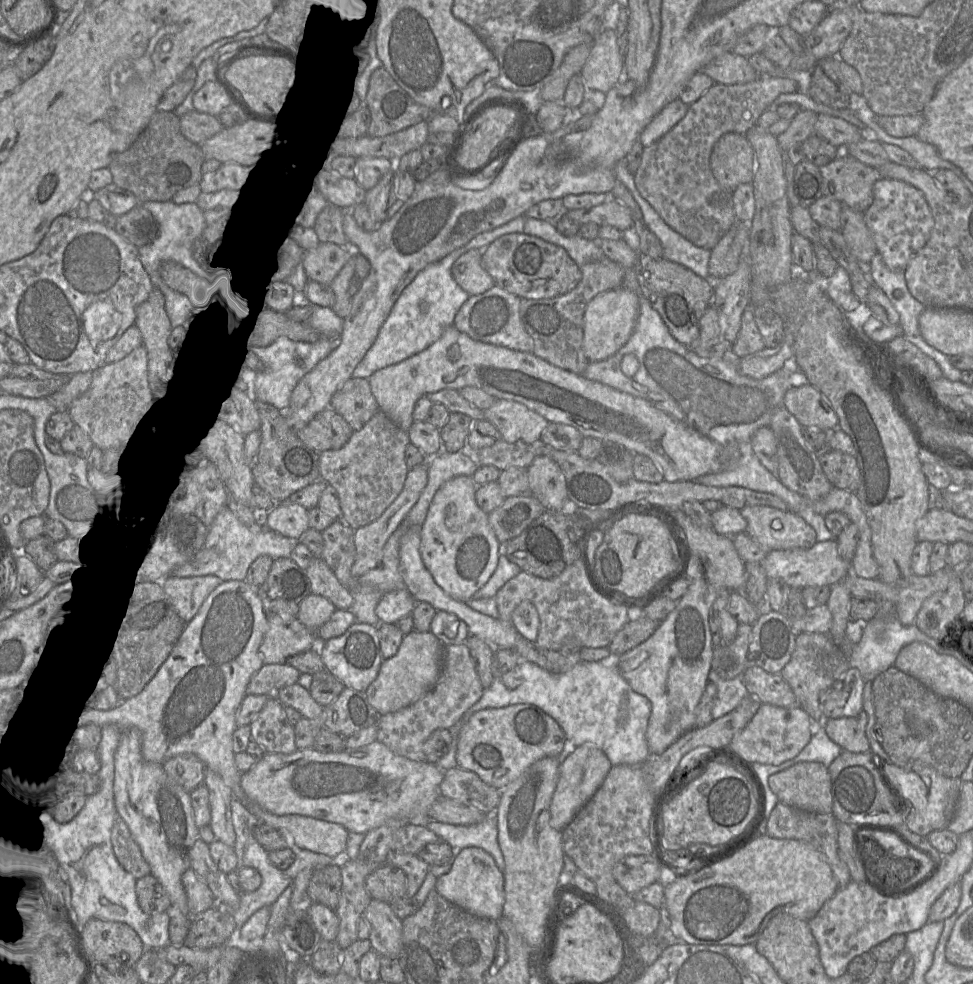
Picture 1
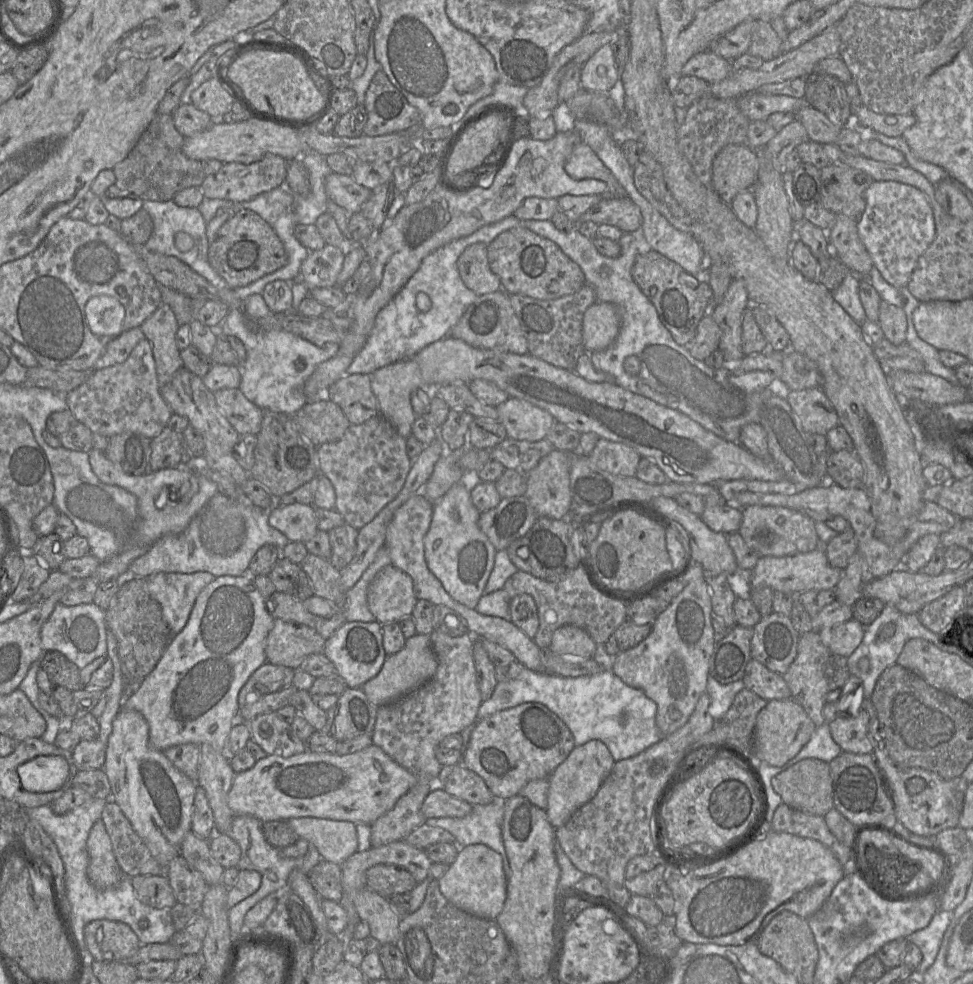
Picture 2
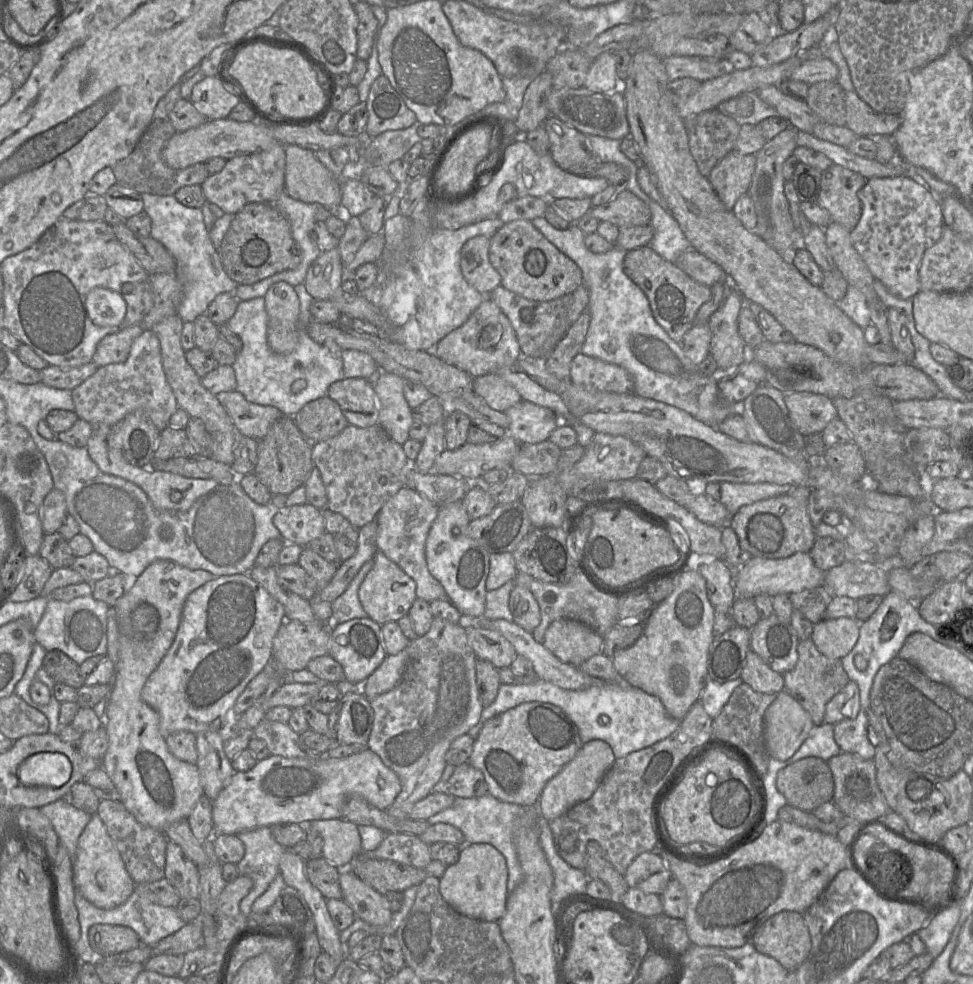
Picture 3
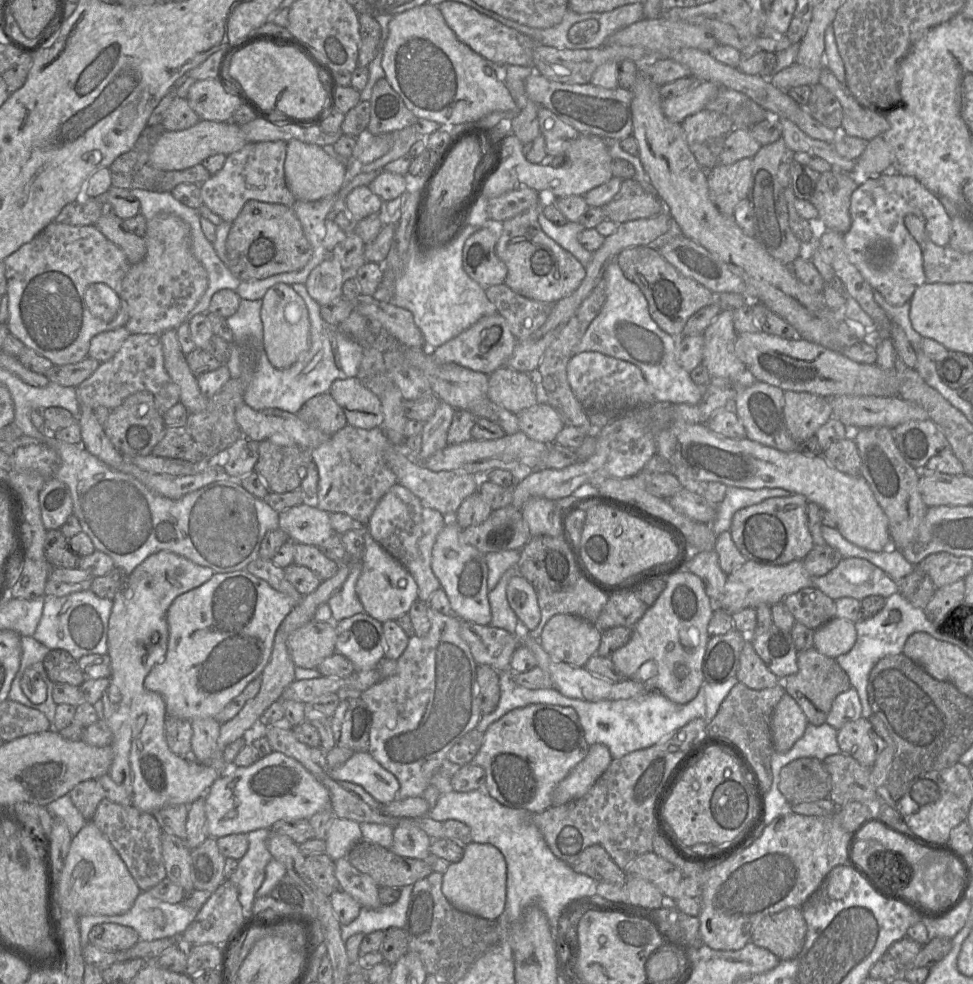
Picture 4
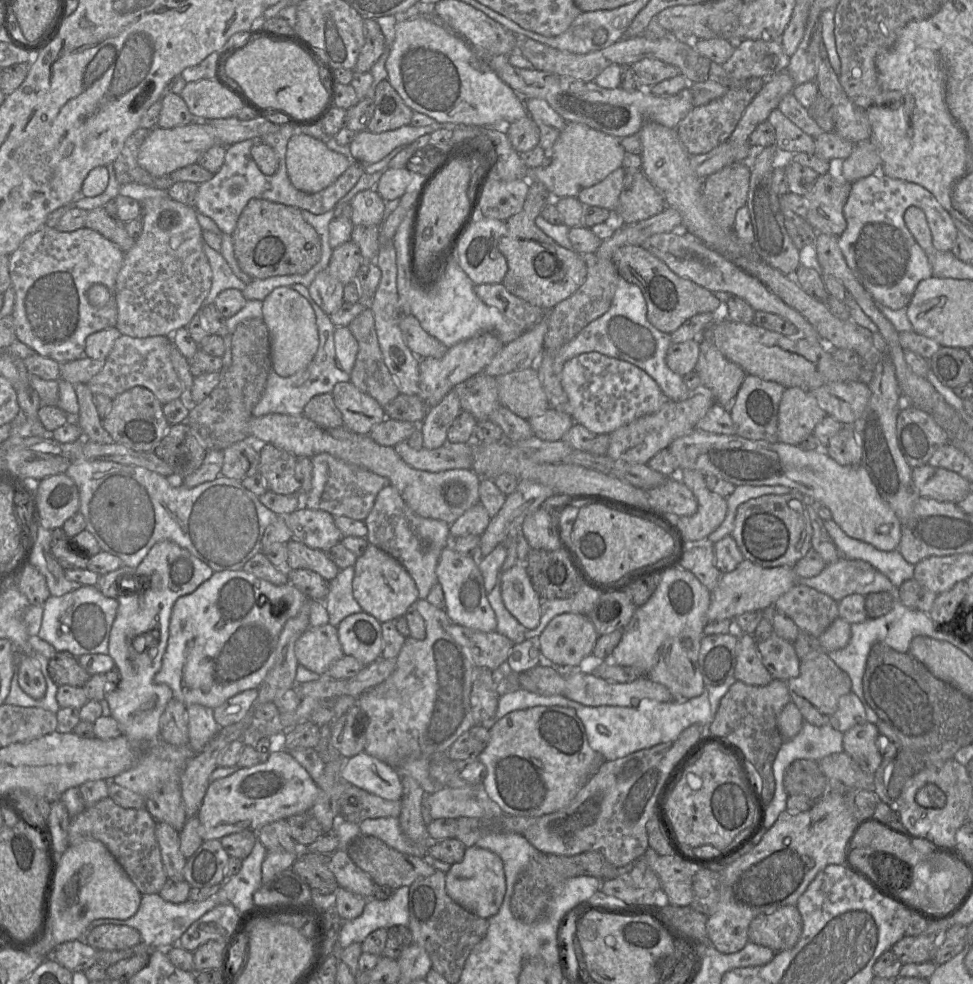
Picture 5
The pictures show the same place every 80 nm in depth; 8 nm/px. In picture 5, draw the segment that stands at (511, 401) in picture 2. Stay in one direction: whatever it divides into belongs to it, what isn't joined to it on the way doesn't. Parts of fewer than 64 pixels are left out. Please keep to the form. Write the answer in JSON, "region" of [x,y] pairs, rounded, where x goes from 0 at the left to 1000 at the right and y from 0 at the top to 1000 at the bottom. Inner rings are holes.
{"region":[[[566,414],[557,422],[546,424],[542,428],[549,443],[564,449],[578,447],[581,440],[590,431],[586,422]]]}

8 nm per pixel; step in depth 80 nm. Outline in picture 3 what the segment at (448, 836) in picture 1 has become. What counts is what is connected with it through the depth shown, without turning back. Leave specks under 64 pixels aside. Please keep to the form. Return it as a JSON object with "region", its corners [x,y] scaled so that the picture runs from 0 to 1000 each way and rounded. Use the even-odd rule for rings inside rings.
{"region":[[[504,806],[494,810],[468,810],[464,820],[443,829],[439,834],[442,838],[450,836],[464,837],[475,845],[479,857],[503,857],[520,873],[522,883],[521,905],[526,907],[536,895],[536,882],[529,861],[529,846],[536,838],[538,827],[543,820],[517,815]]]}

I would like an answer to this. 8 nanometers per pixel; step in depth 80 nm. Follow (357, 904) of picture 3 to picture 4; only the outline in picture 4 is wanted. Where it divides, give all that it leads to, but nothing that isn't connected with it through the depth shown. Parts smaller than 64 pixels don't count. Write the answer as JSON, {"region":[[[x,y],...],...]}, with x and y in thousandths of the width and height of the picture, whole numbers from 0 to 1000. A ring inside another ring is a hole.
{"region":[[[357,870],[344,875],[344,890],[349,903],[362,911],[371,922],[387,924],[393,920],[390,900],[378,889],[363,881]]]}

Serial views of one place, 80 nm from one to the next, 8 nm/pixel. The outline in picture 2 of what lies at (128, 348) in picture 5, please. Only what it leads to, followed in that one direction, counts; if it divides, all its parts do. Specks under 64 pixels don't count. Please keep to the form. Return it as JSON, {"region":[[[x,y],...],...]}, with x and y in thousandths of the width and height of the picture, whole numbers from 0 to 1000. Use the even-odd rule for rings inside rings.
{"region":[[[151,343],[142,348],[126,369],[94,378],[83,391],[68,400],[68,409],[79,429],[110,445],[137,439],[157,446],[172,434],[177,422],[163,397],[156,351]]]}

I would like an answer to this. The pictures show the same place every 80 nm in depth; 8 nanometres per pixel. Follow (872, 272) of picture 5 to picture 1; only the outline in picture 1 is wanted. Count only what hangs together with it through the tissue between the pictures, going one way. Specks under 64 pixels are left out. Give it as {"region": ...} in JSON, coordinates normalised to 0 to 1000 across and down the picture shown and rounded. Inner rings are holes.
{"region":[[[905,181],[897,188],[897,206],[888,215],[888,223],[901,256],[917,274],[930,274],[935,264],[956,243],[960,224],[947,194],[925,183]]]}

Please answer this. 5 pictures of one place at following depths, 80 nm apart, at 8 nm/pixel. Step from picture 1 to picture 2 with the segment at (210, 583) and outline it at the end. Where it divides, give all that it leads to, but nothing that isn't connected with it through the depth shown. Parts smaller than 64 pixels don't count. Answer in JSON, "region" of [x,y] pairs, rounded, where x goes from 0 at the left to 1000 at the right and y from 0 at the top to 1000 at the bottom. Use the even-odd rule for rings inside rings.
{"region":[[[165,581],[150,587],[152,602],[164,614],[177,646],[190,637],[205,603],[220,588],[215,581]]]}

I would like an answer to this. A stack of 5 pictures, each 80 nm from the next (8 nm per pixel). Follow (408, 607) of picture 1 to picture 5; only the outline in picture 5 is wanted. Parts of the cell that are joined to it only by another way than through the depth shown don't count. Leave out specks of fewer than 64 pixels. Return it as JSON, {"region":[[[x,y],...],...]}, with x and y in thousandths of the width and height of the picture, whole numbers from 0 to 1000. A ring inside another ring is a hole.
{"region":[[[380,552],[364,574],[362,601],[372,620],[391,633],[416,625],[419,617],[431,609],[428,593],[416,577],[403,565]]]}

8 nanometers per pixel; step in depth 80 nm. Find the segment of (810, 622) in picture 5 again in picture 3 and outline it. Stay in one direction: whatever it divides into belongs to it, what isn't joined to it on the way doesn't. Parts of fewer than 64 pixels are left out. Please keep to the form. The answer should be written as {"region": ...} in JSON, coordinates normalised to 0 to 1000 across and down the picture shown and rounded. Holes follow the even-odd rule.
{"region":[[[847,596],[826,600],[811,605],[816,619],[821,620],[834,633],[840,634],[847,624],[856,606]]]}

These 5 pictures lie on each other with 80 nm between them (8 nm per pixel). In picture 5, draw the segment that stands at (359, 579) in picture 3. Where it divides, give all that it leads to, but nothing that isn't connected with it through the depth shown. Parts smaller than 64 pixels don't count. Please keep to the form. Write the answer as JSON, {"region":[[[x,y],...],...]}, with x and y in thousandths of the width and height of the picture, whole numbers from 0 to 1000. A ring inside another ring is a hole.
{"region":[[[359,575],[349,578],[345,586],[337,590],[333,616],[338,625],[337,633],[344,637],[357,626],[373,621],[363,606],[363,586],[364,575]]]}

